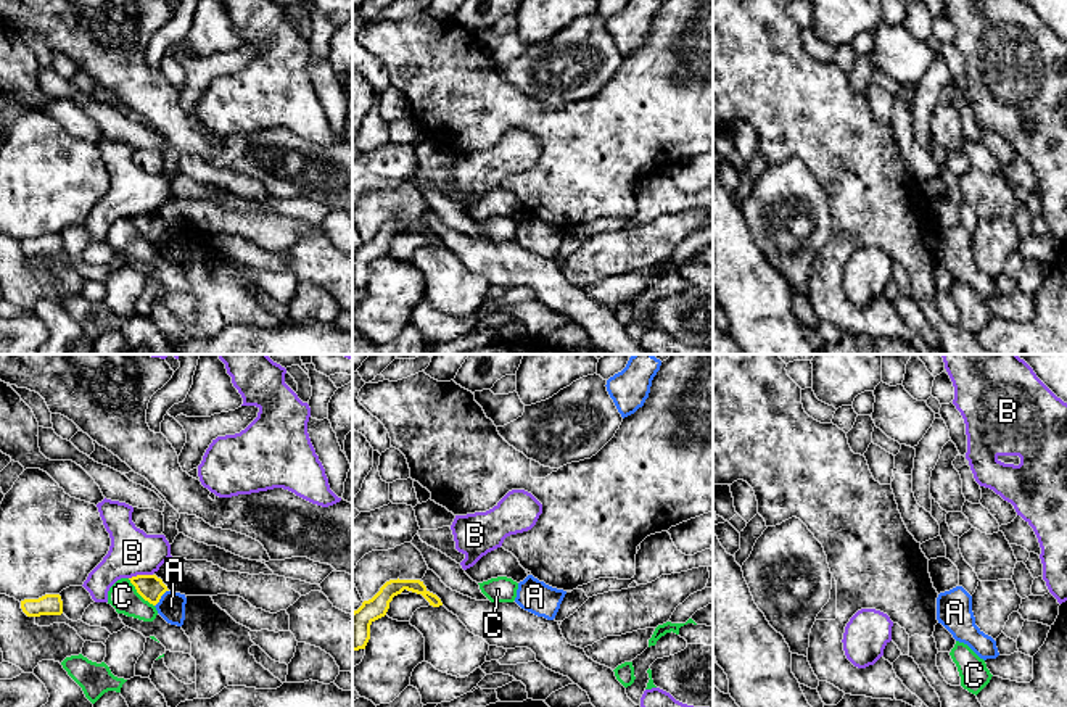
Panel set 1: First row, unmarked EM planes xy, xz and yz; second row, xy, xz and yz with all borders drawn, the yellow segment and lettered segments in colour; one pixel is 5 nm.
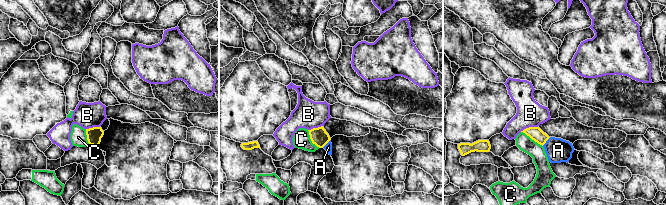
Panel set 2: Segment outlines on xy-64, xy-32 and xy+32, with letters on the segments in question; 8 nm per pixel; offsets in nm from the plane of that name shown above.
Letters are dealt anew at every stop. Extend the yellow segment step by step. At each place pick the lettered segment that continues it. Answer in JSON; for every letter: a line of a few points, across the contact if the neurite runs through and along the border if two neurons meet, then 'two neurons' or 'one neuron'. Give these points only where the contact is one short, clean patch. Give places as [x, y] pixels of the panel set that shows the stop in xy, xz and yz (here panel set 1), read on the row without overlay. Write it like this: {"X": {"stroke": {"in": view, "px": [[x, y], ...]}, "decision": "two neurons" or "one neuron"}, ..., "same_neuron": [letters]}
{"A": {"stroke": {"in": "xy", "px": [[168, 229], [155, 245]]}, "decision": "two neurons"}, "B": {"stroke": {"in": "xy", "px": [[152, 213], [137, 213], [129, 218]]}, "decision": "two neurons"}, "C": {"stroke": {"in": "xy", "px": [[127, 218], [153, 245]]}, "decision": "two neurons"}, "same_neuron": []}

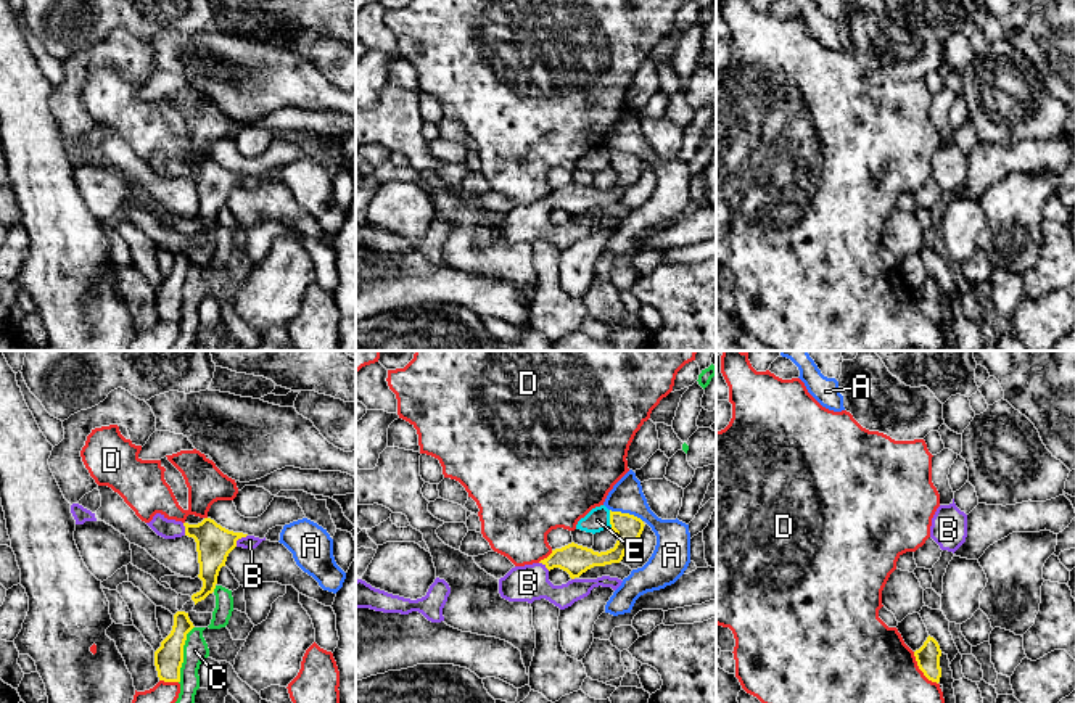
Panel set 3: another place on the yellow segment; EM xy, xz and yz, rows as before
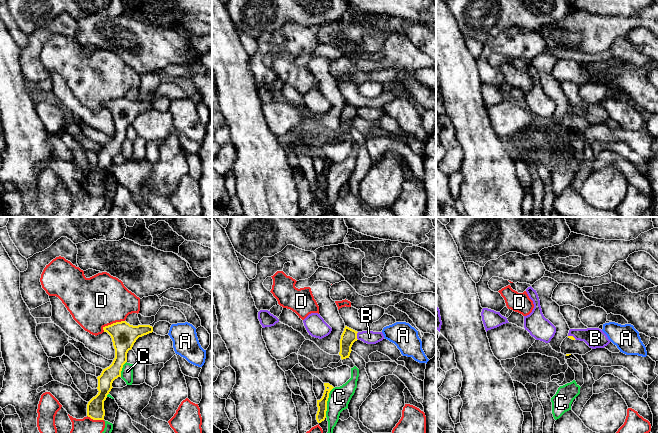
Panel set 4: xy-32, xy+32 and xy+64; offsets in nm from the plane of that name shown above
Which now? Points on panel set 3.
{"A": {"stroke": {"in": "xz", "px": [[610, 148], [633, 153], [642, 161]]}, "decision": "two neurons"}, "B": {"decision": "one neuron"}, "C": {"decision": "two neurons"}, "D": {"decision": "two neurons"}, "E": {"stroke": {"in": "xz", "px": [[609, 150], [609, 163], [612, 166]]}, "decision": "two neurons"}, "same_neuron": ["B"]}

